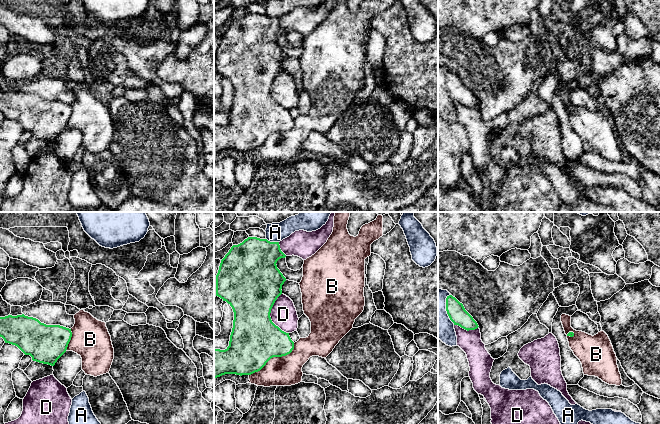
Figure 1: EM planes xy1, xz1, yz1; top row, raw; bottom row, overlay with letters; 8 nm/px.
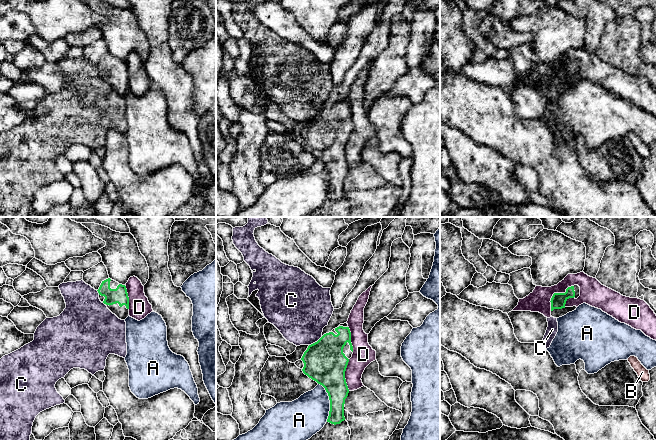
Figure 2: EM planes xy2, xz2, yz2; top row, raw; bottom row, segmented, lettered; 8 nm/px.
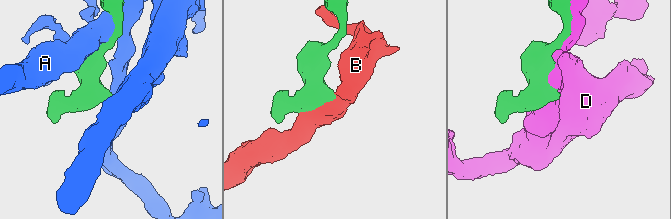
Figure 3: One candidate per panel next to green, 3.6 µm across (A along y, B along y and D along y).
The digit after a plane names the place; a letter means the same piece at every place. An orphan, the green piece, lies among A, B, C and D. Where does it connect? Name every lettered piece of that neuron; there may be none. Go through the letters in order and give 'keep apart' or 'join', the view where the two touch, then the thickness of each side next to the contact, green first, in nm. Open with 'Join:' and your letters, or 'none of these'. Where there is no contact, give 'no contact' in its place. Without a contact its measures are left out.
Join: none of these
A: keep apart; meets green in xz2; 260 nm thick on the green side, 320 nm on the other
B: keep apart; meets green in xz1; 400 nm thick on the green side, 240 nm on the other
C: keep apart; meets green in xz2; 340 nm thick on the green side, 420 nm on the other
D: keep apart; meets green in xz1; 420 nm thick on the green side, 220 nm on the other

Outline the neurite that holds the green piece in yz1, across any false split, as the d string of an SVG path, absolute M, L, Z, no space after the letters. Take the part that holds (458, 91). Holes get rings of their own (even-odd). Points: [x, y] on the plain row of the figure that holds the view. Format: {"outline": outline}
{"outline": "M452 71L446 74L446 87L454 101L458 101L467 107L479 103L473 93L465 86L463 80Z"}

